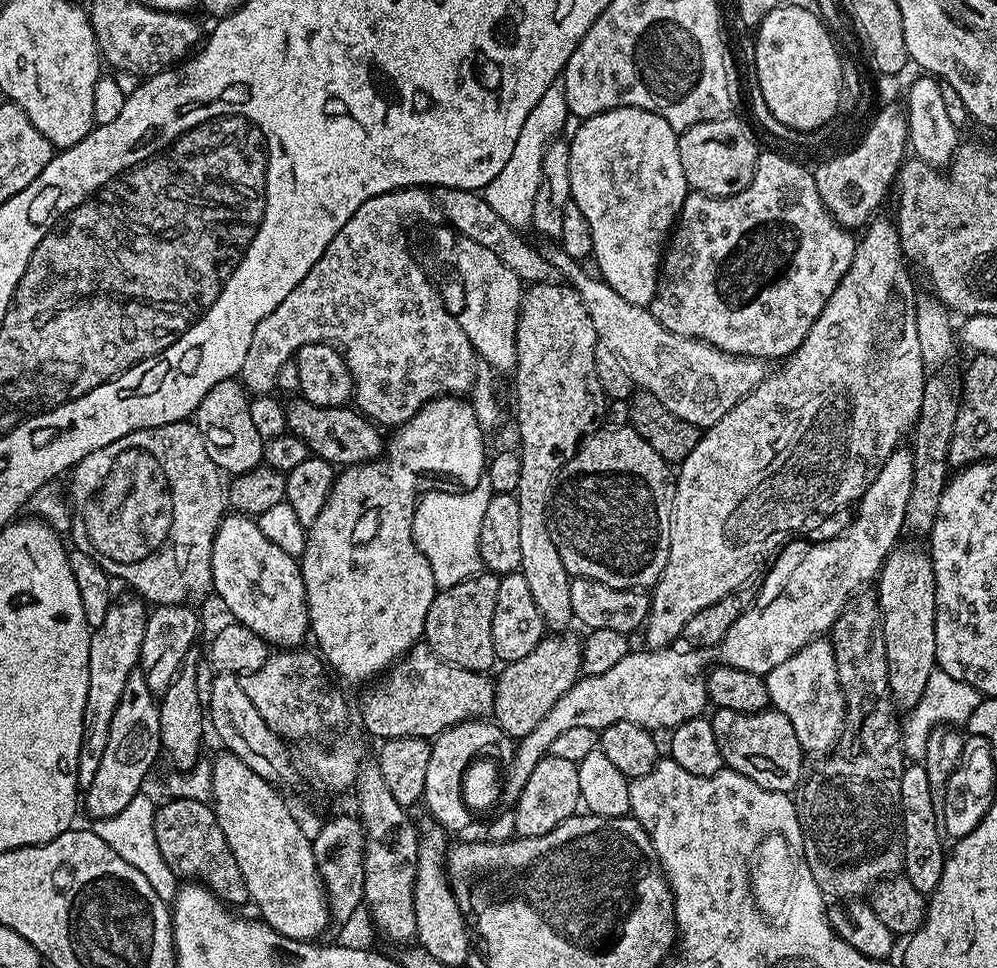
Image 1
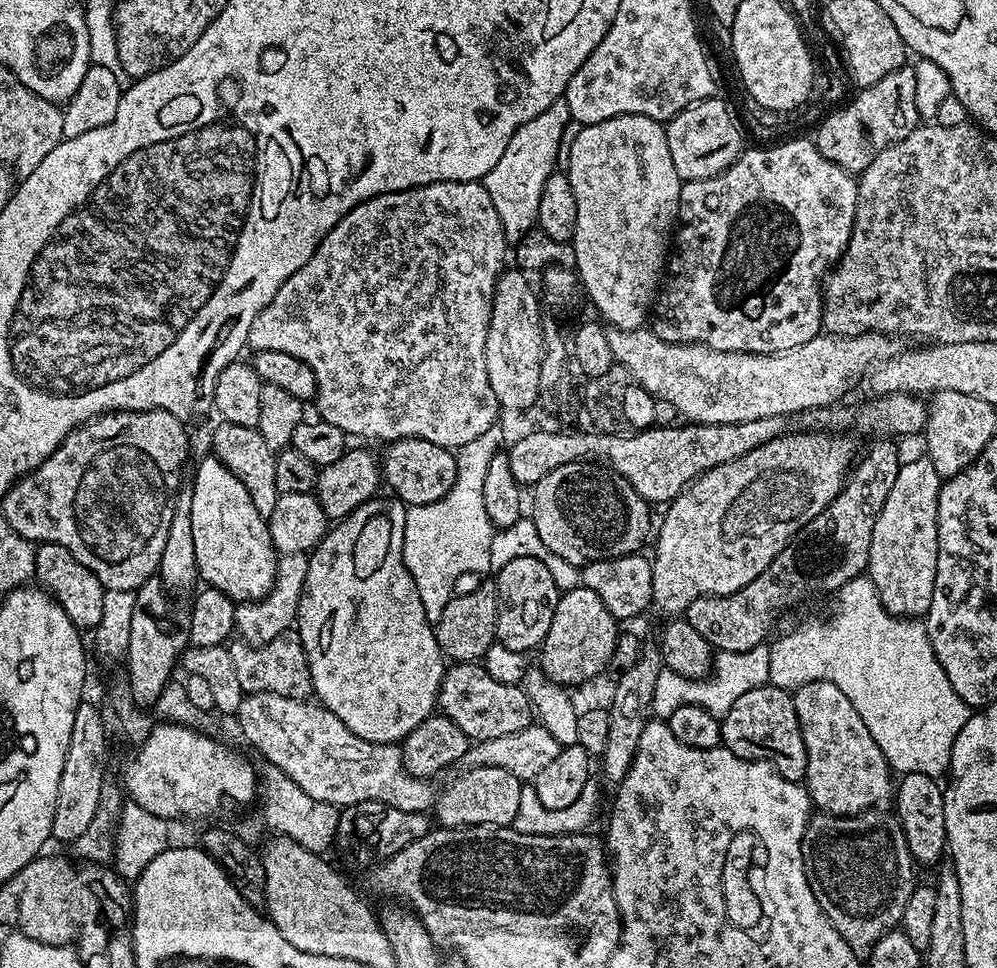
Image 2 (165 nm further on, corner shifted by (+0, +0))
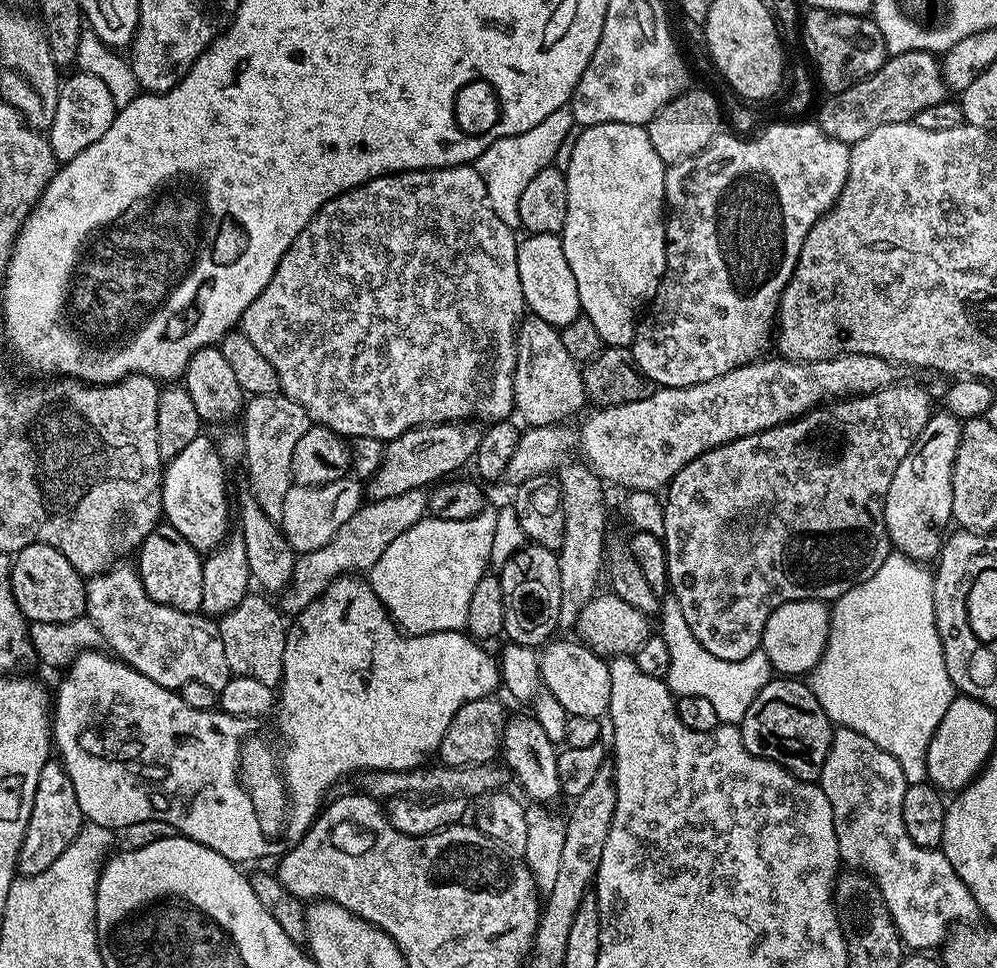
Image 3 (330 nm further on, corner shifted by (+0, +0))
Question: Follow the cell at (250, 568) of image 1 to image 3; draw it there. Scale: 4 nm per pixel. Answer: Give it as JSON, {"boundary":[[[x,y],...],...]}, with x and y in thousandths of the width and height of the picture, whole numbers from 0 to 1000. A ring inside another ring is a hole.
{"boundary":[[[208,448],[199,449],[191,461],[183,465],[177,472],[170,474],[163,480],[162,492],[166,502],[162,503],[162,533],[168,541],[175,543],[191,564],[195,564],[198,570],[208,572],[214,570],[220,562],[225,561],[231,553],[229,536],[234,536],[235,529],[229,526],[229,492],[227,480],[217,463],[217,455],[209,451]]]}

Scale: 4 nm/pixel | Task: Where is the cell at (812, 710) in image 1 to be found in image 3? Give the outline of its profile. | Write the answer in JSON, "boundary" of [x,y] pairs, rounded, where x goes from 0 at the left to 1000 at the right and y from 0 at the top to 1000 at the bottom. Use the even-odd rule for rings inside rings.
{"boundary":[[[840,751],[836,755],[835,770],[828,779],[820,809],[837,841],[837,862],[841,866],[844,889],[852,898],[862,899],[875,906],[885,924],[889,940],[893,940],[893,948],[904,972],[912,980],[942,980],[958,956],[980,949],[981,939],[977,928],[965,907],[961,907],[957,895],[953,895],[946,879],[921,874],[913,862],[909,862],[909,852],[905,849],[905,824],[912,810],[906,804],[905,791],[897,787],[889,775],[877,771],[877,767],[861,758],[861,754]]]}

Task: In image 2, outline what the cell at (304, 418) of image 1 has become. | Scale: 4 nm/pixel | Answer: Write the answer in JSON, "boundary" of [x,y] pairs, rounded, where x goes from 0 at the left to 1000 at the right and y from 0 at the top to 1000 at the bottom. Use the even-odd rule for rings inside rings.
{"boundary":[[[411,452],[395,455],[383,467],[383,496],[394,504],[396,515],[402,522],[414,525],[427,523],[431,519],[439,519],[439,514],[447,514],[459,494],[457,467],[452,463],[435,461],[435,457],[427,457],[427,452]]]}

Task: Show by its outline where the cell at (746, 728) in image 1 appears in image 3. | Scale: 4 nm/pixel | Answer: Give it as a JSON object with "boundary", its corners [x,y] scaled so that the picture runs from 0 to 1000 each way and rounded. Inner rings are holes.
{"boundary":[[[774,700],[771,705],[763,706],[760,721],[752,725],[752,733],[741,746],[742,761],[752,779],[765,785],[782,789],[801,806],[821,807],[824,791],[828,787],[828,779],[835,770],[837,749],[830,742],[830,736],[820,729],[820,721],[816,719],[809,706],[802,700]]]}

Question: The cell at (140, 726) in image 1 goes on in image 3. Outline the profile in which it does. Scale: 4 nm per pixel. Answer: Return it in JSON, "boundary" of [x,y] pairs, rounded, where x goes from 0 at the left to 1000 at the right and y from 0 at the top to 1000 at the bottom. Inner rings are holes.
{"boundary":[[[166,539],[157,541],[150,552],[140,561],[138,567],[138,590],[142,597],[142,605],[146,605],[146,614],[154,618],[154,622],[171,626],[184,632],[201,632],[203,622],[203,585],[205,580],[202,571],[198,570],[175,543]]]}

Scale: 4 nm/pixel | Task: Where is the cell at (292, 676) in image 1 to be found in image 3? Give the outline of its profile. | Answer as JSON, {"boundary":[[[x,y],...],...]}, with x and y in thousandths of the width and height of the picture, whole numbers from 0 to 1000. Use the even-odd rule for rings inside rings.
{"boundary":[[[251,614],[235,626],[227,635],[220,637],[223,655],[223,671],[227,671],[227,688],[233,698],[259,700],[259,705],[280,712],[283,700],[283,676],[289,662],[289,645],[286,633],[268,615]]]}

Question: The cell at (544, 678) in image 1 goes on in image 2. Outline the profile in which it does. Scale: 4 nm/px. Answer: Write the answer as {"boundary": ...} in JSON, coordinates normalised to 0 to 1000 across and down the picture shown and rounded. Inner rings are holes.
{"boundary":[[[581,605],[567,611],[541,670],[540,689],[558,707],[586,707],[596,701],[606,689],[609,691],[613,687],[619,656],[619,640],[612,630],[608,630],[608,626],[604,626],[604,618],[600,618],[596,610]]]}

